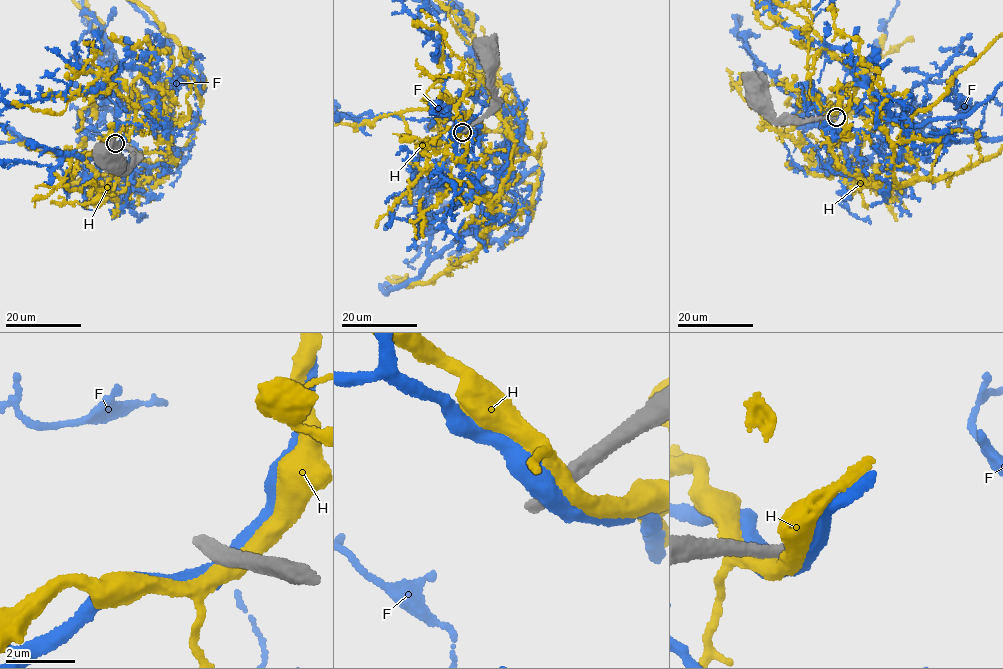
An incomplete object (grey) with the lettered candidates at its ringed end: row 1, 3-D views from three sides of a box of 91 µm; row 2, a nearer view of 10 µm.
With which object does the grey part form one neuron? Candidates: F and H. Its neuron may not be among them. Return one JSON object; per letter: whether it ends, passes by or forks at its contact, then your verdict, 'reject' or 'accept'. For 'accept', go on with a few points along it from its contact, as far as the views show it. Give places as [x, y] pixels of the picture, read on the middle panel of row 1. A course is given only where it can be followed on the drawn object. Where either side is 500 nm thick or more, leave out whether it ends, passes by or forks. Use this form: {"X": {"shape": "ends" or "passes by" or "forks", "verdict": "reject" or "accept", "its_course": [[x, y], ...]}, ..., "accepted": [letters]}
{"F": {"verdict": "reject"}, "H": {"shape": "passes by", "verdict": "reject"}, "accepted": []}

